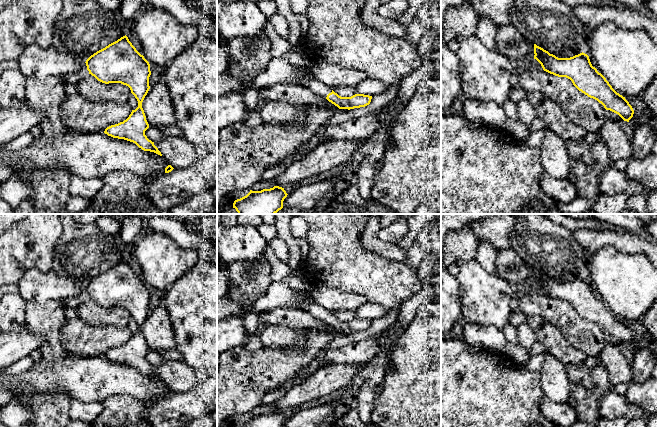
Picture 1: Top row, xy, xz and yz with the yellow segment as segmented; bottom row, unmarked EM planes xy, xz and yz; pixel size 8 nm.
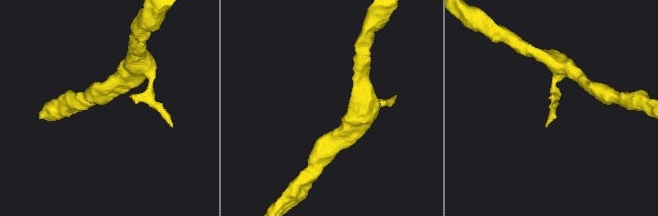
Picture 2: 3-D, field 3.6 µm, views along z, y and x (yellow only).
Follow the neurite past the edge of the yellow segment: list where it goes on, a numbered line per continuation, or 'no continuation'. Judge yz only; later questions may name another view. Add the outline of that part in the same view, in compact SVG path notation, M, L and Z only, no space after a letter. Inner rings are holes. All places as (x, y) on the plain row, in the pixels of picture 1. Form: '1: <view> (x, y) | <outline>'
no continuation

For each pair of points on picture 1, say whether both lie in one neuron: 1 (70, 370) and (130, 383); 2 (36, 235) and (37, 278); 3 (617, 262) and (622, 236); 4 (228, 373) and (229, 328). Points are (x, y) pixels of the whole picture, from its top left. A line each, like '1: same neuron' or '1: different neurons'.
1: same neuron
2: different neurons
3: different neurons
4: different neurons

